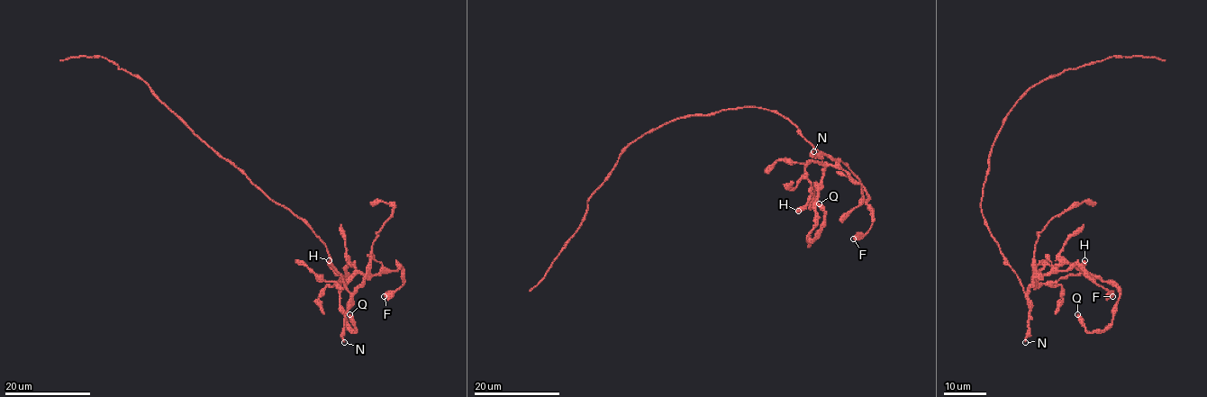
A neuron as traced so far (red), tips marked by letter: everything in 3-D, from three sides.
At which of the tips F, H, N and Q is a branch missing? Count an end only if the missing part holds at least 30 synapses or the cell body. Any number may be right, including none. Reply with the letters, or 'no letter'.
no letter

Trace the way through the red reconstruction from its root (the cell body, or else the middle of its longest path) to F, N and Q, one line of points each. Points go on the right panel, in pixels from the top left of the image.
F: (981, 202), (984, 224), (1026, 293), (1034, 277), (1066, 271), (1078, 265), (1112, 296)
N: (981, 202), (984, 224), (1026, 293), (1029, 333), (1025, 342)
Q: (981, 202), (1026, 293), (1046, 265), (1073, 264), (1117, 287), (1102, 330), (1089, 332), (1077, 314)

